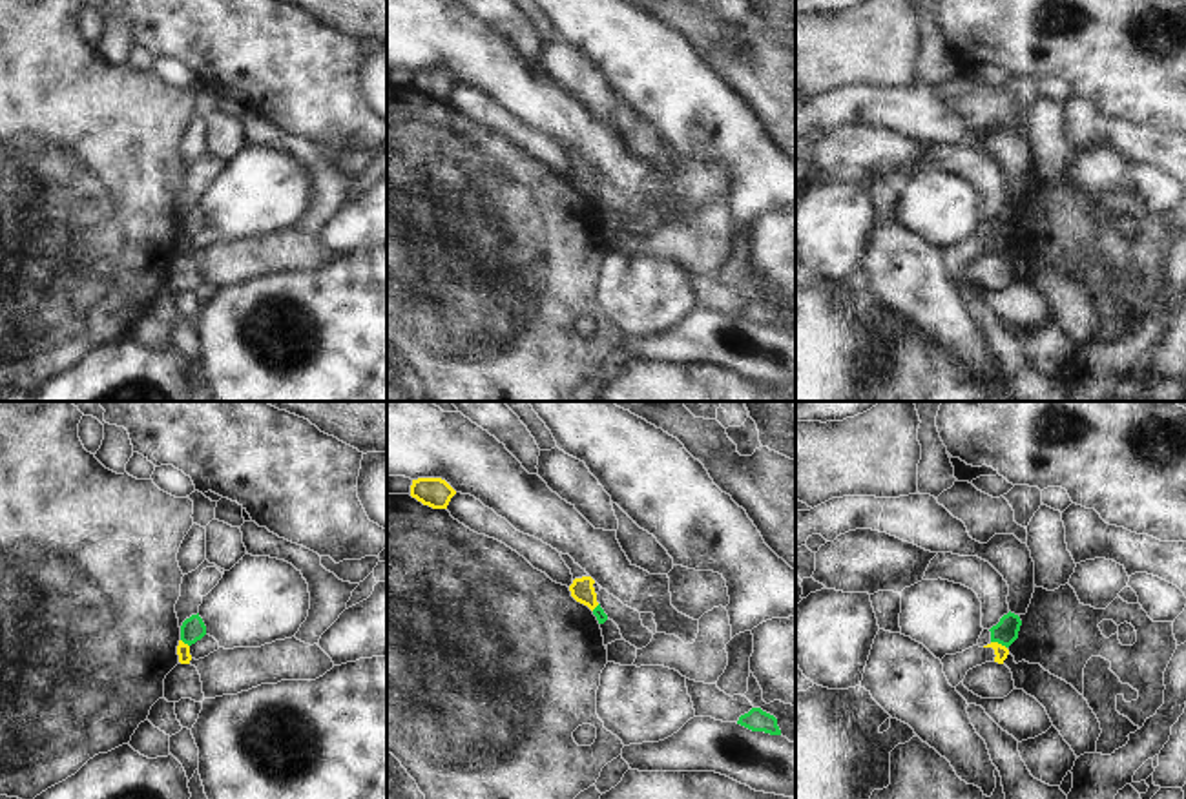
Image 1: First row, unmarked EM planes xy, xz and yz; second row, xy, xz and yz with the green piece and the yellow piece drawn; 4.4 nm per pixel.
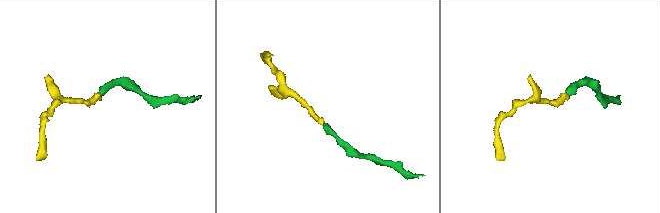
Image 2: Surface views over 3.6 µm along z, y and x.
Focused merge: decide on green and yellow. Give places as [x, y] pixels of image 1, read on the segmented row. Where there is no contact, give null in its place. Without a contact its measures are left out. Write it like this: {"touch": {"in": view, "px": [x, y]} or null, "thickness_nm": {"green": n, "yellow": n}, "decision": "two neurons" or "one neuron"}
{"touch": {"in": "yz", "px": [998, 643]}, "thickness_nm": {"green": 110, "yellow": 60}, "decision": "two neurons"}

